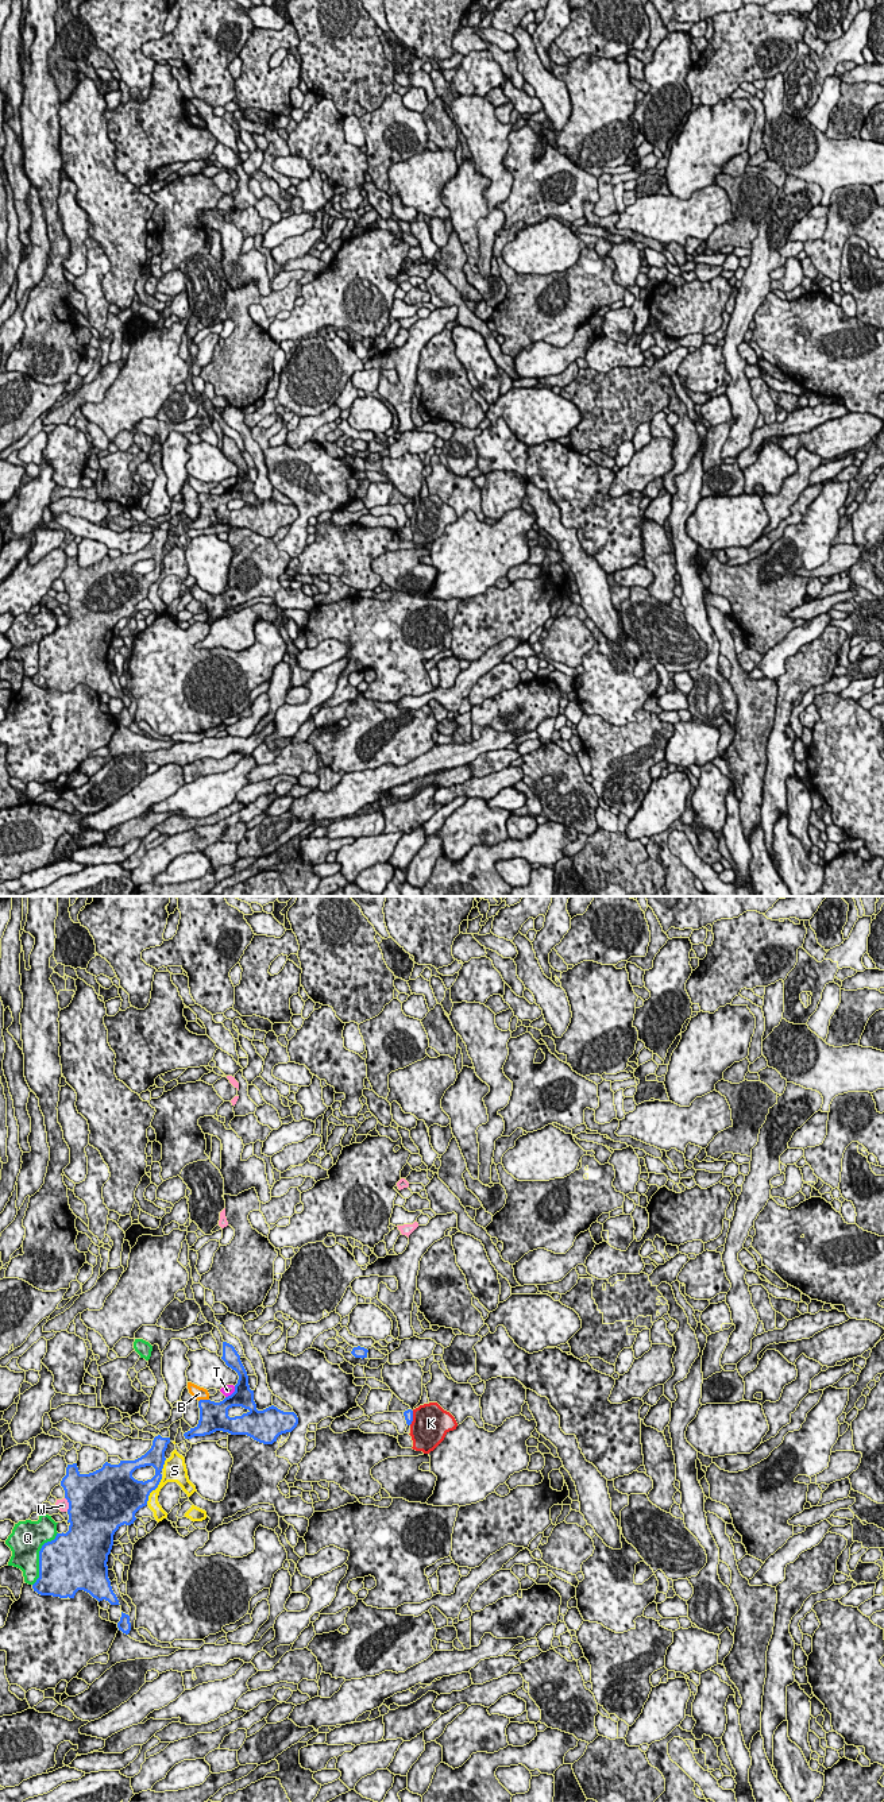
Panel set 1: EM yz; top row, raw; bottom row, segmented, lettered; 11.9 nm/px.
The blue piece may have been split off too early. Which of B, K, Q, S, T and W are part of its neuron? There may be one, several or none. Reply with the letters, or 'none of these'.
none of these

